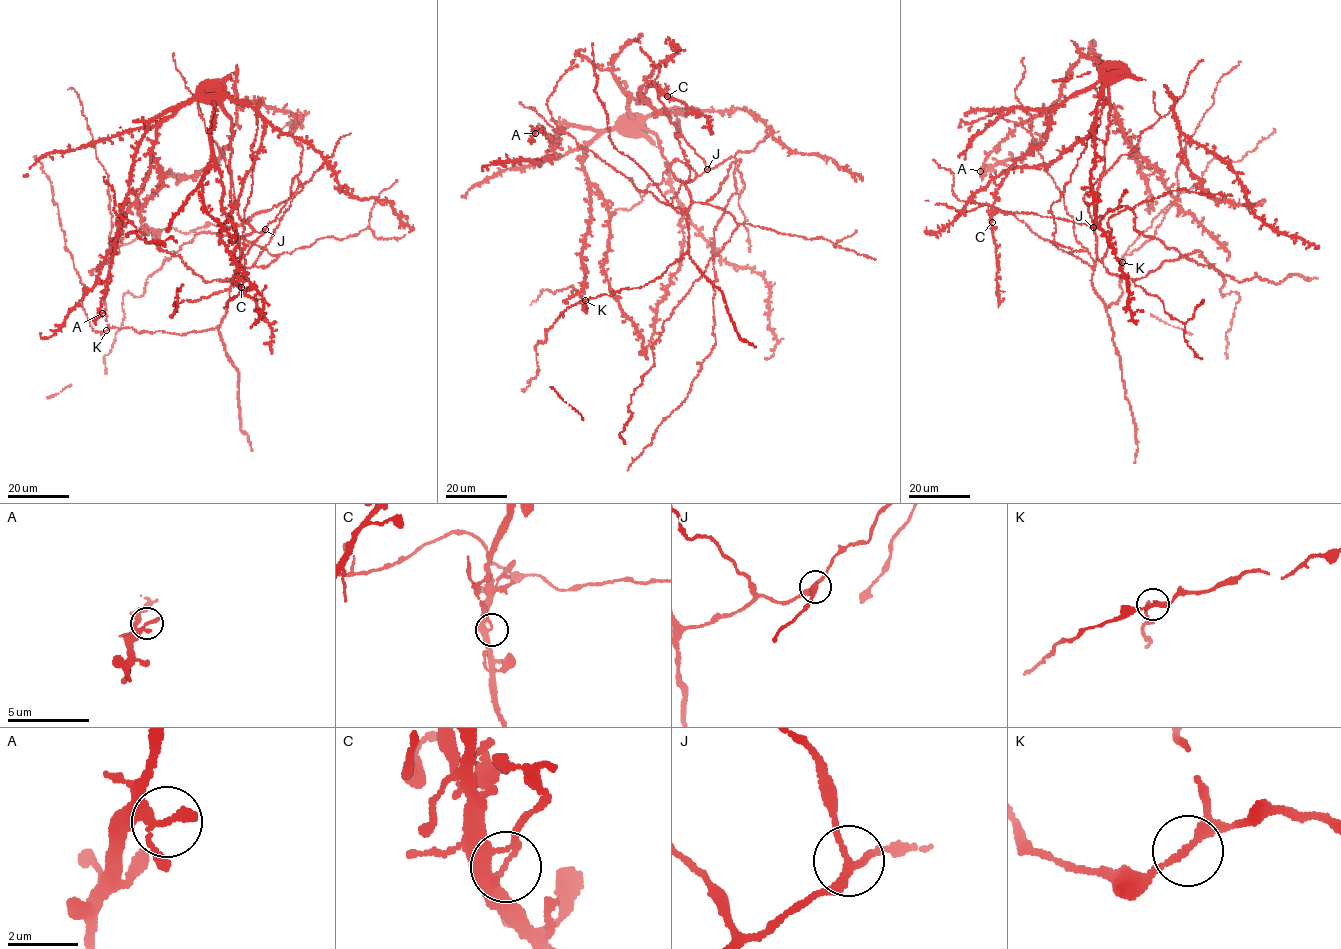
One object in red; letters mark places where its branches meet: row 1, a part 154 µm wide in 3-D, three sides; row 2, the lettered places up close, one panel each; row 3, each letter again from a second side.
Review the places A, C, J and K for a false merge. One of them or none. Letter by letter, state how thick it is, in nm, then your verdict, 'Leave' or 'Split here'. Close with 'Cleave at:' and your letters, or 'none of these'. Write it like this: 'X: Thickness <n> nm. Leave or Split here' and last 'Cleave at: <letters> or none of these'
A: Thickness 240 nm. Leave
C: Thickness 200 nm. Split here
J: Thickness 220 nm. Leave
K: Thickness 170 nm. Leave
Cleave at: C

